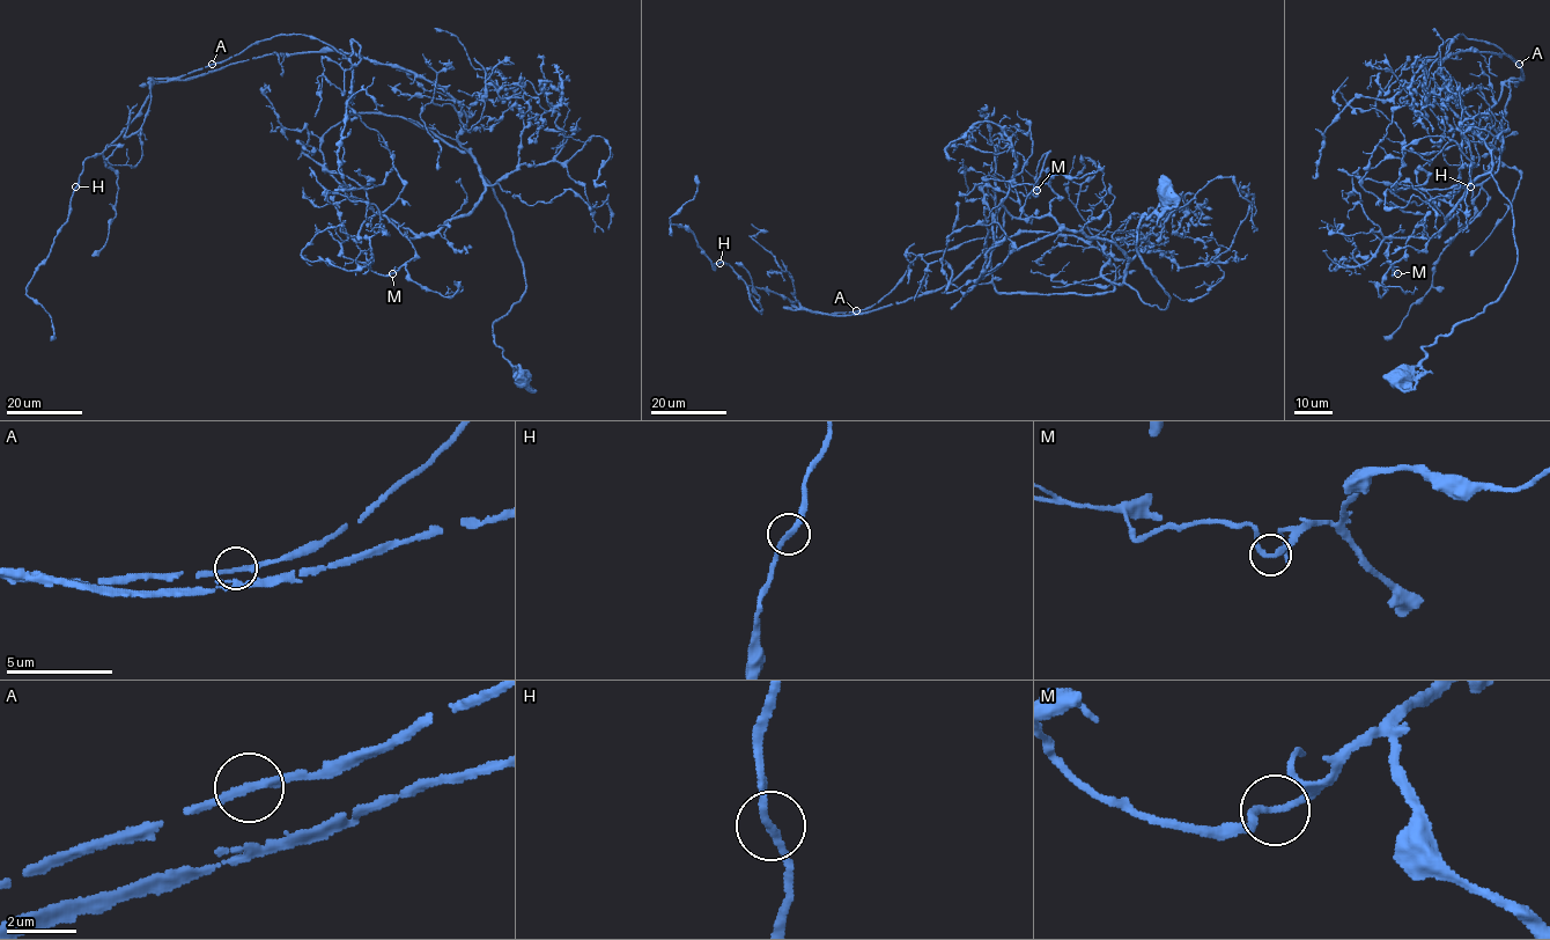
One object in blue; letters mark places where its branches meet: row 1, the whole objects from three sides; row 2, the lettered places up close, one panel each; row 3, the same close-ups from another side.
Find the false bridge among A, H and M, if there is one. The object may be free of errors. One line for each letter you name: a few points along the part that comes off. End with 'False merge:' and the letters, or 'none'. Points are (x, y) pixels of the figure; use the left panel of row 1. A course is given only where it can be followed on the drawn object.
False merge: none

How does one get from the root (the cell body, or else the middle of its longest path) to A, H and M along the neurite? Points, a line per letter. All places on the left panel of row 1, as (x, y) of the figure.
A: (522, 379), (492, 324), (525, 291), (523, 265), (457, 139), (460, 105), (303, 34), (212, 64)
H: (522, 379), (492, 332), (525, 291), (506, 210), (411, 72), (251, 44), (155, 81), (75, 188)
M: (522, 379), (492, 324), (525, 291), (523, 265), (481, 173), (477, 205), (406, 236), (415, 256), (392, 273)

